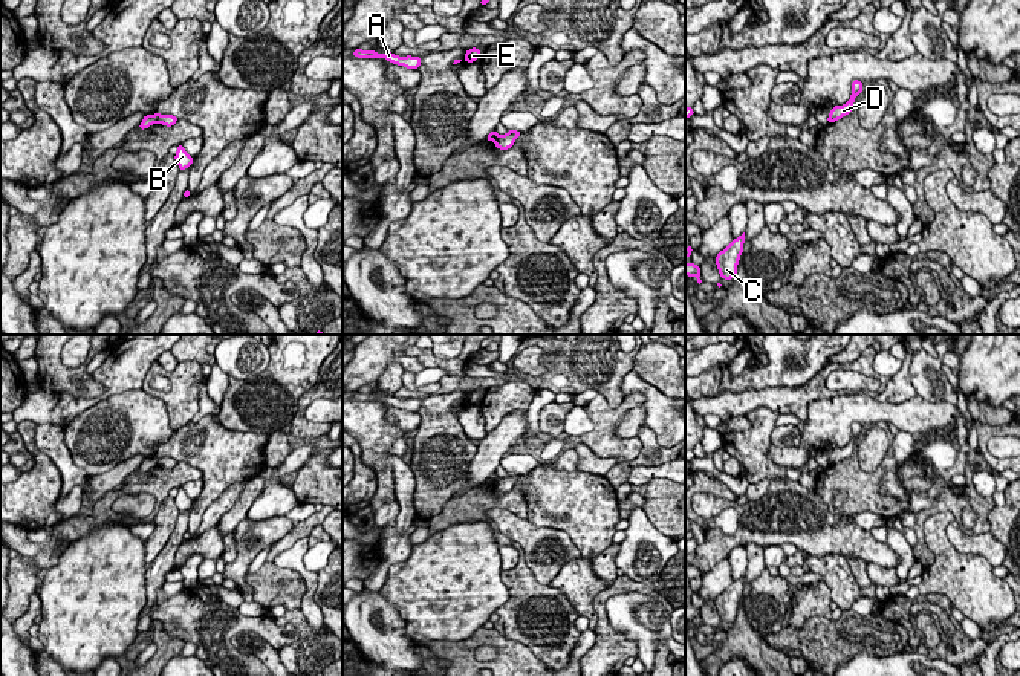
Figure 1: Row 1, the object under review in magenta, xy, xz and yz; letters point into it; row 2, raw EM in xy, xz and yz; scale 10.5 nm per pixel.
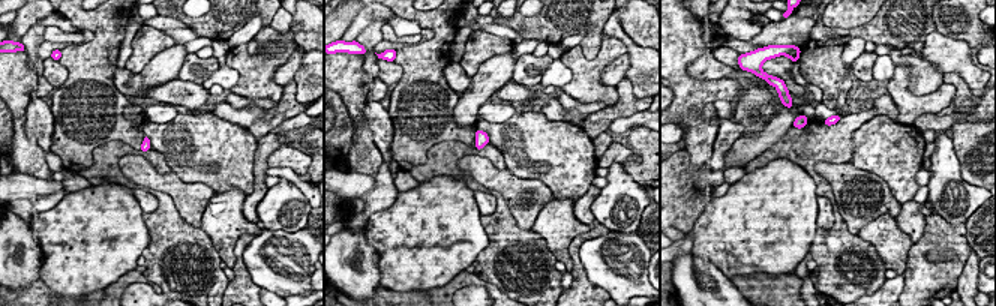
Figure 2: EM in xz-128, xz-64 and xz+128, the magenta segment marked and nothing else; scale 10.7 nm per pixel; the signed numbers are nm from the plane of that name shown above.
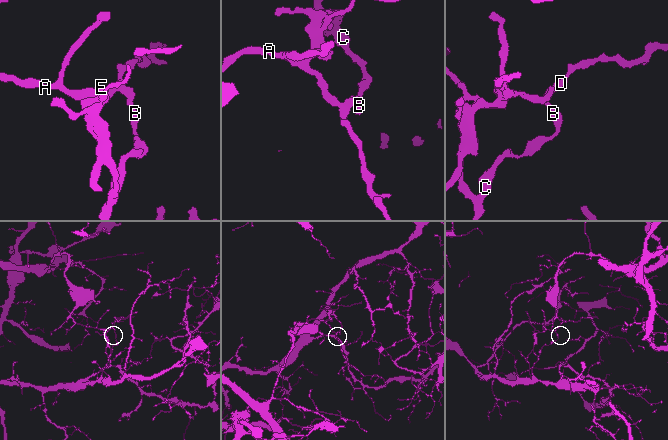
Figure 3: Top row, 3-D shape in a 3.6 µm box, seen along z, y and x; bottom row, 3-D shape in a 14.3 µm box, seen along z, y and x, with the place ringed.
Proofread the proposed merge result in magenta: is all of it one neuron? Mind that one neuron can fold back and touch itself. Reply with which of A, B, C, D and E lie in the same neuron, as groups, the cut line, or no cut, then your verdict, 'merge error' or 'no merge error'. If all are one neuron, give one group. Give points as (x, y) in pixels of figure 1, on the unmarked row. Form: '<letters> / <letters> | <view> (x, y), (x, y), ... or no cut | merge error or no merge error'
A E / B C D | xy (155, 456), (158, 464) | merge error

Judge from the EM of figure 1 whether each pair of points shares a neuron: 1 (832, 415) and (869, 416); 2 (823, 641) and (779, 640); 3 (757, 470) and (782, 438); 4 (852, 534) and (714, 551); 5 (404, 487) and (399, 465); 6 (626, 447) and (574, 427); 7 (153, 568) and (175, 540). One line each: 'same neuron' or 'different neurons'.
1: same neuron
2: same neuron
3: different neurons
4: same neuron
5: same neuron
6: different neurons
7: same neuron

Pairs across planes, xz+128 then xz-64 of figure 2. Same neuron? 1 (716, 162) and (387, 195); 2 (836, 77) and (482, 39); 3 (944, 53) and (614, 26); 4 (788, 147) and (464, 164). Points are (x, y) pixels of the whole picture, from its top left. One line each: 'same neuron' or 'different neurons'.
1: same neuron
2: same neuron
3: same neuron
4: different neurons

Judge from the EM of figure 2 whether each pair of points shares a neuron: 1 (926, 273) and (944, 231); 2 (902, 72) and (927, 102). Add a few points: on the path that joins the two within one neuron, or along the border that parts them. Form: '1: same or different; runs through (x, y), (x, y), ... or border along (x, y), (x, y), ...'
1: same; runs through (921, 263), (921, 252), (933, 240)
2: same; runs through (902, 83), (902, 90), (917, 102)

